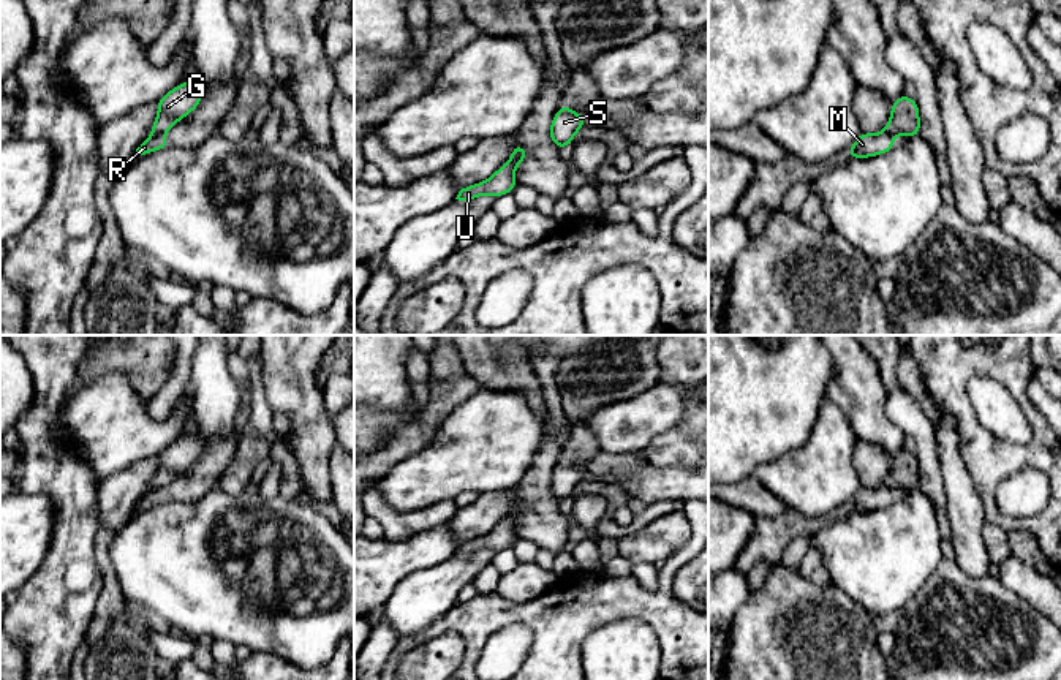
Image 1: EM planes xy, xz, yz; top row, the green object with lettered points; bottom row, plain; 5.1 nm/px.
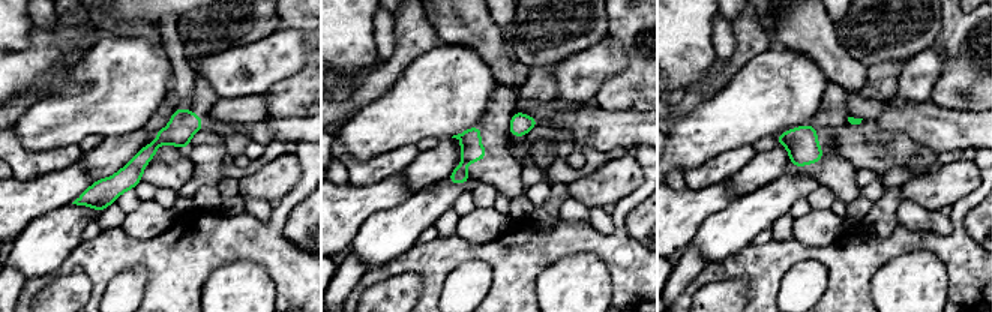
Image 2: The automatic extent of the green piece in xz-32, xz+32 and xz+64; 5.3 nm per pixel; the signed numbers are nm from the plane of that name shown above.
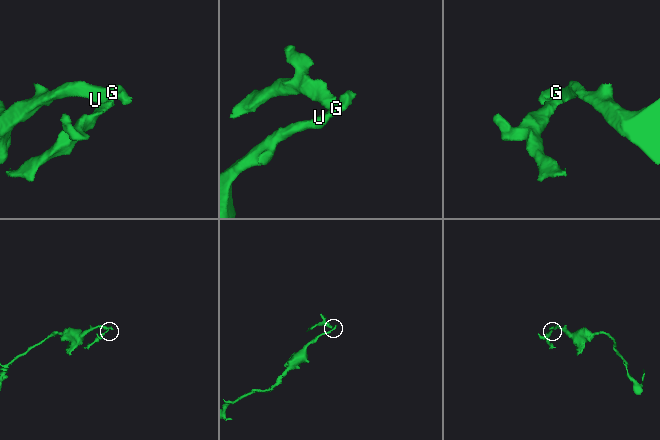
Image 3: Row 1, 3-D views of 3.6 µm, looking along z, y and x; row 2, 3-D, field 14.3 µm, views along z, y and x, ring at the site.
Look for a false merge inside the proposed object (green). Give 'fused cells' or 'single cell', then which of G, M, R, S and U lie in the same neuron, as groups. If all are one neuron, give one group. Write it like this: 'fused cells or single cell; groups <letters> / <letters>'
fused cells; groups G S U / M R

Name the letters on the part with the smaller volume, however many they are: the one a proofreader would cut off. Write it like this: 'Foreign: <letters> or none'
Foreign: M, R

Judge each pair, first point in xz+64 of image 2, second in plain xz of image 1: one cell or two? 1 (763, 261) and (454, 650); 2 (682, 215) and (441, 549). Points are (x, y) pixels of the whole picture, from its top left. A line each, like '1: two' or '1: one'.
1: two
2: one

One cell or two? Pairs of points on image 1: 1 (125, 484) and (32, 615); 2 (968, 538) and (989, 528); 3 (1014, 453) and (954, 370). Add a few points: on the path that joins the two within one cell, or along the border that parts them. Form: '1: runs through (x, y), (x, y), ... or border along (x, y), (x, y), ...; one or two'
1: border along (100, 481), (97, 494), (98, 527); two
2: border along (985, 521), (982, 541), (992, 563); two
3: runs through (989, 449), (968, 429), (954, 396); one

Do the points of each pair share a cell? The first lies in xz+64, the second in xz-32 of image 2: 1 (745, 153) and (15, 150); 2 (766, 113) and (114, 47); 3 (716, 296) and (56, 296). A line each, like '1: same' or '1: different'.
1: same
2: same
3: same

